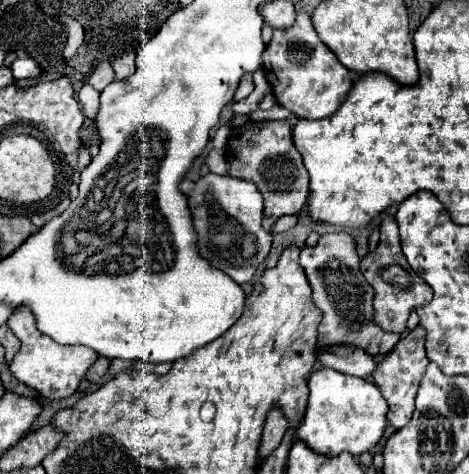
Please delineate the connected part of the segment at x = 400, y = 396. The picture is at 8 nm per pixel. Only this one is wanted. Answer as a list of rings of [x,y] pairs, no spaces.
[[[418,326],[416,330],[412,330],[406,338],[402,338],[392,354],[386,354],[382,362],[378,362],[376,370],[372,372],[374,376],[374,384],[380,388],[382,396],[386,398],[388,402],[388,424],[392,424],[396,430],[406,426],[408,420],[412,418],[412,412],[414,412],[414,398],[416,398],[416,392],[418,392],[418,386],[420,386],[420,380],[428,368],[428,358],[426,358],[426,352],[424,352],[424,338],[426,338],[426,332],[422,326]]]

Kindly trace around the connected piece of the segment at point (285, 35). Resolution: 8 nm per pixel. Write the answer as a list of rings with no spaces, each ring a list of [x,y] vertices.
[[[306,12],[296,14],[294,26],[286,30],[274,30],[270,44],[262,54],[262,70],[272,86],[272,92],[284,108],[288,108],[298,118],[326,118],[346,100],[352,78],[350,72],[338,62],[334,52],[318,38],[310,16]]]

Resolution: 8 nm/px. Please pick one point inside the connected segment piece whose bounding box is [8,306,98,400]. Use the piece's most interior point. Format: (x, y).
(55, 371)

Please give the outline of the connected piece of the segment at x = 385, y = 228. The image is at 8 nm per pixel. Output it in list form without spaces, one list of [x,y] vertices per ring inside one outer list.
[[[386,218],[380,226],[380,244],[374,252],[368,252],[360,262],[366,280],[374,286],[374,320],[382,330],[388,332],[404,332],[408,316],[412,310],[428,304],[432,300],[432,288],[408,266],[400,250],[400,236],[394,218]]]

